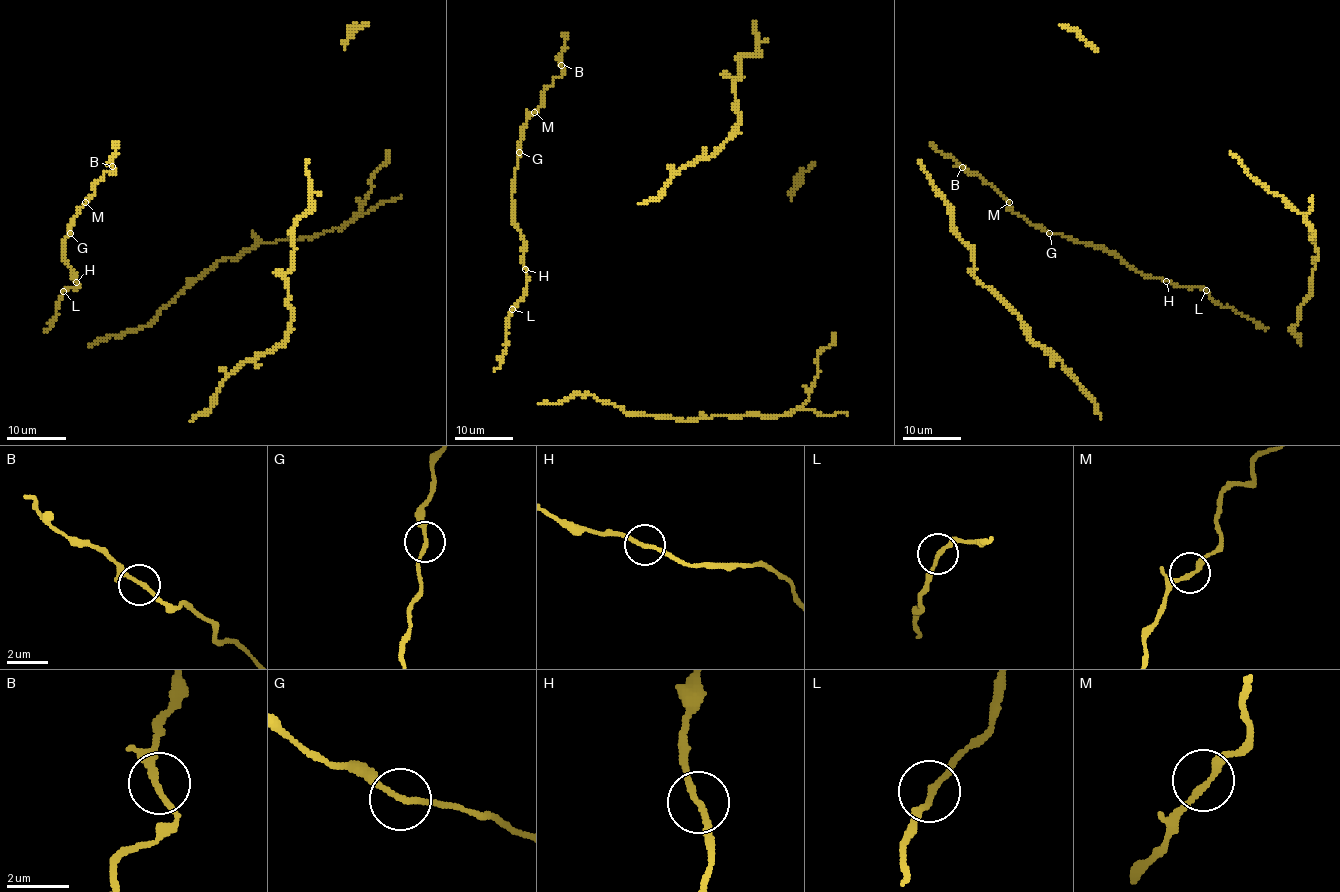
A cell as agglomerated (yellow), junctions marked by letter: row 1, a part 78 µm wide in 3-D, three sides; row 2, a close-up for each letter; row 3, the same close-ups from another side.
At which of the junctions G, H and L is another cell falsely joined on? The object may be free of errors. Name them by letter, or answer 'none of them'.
G

